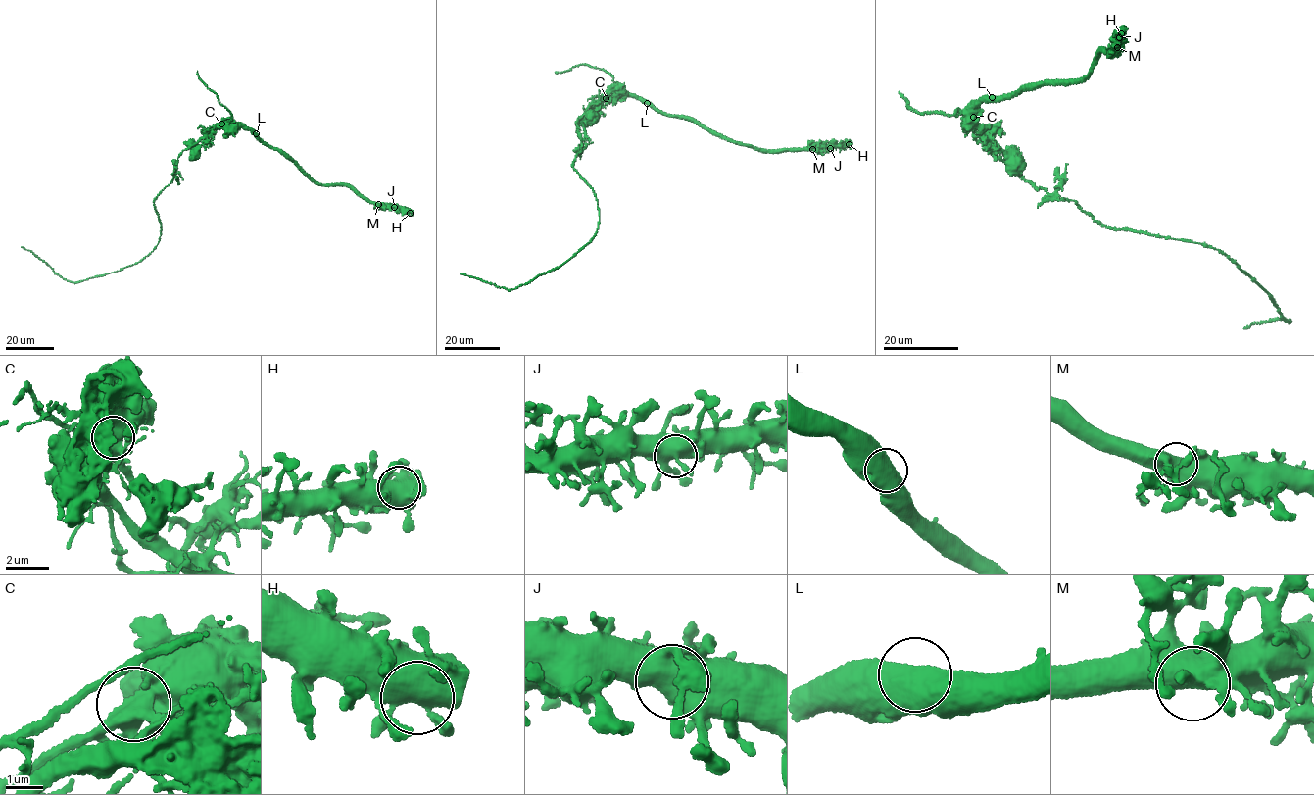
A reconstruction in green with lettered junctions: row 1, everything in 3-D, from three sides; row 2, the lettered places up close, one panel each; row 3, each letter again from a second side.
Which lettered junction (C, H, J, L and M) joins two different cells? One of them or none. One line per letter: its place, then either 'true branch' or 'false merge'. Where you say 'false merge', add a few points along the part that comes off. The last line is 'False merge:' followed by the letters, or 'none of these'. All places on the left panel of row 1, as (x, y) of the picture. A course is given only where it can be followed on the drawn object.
C: place (221, 124); false merge; course (221, 124), (182, 151), (171, 181), (154, 202), (161, 224), (158, 243), (139, 262), (74, 282), (22, 246)
H: place (410, 213); true branch
J: place (394, 207); true branch
L: place (256, 133); true branch
M: place (378, 204); true branch
False merge: C

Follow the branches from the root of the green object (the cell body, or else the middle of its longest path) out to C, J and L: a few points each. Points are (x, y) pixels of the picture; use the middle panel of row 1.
C: (619, 89), (613, 89), (606, 98)
J: (619, 89), (641, 97), (659, 111), (692, 119), (741, 144), (771, 151), (830, 148)
L: (619, 89), (647, 103)

